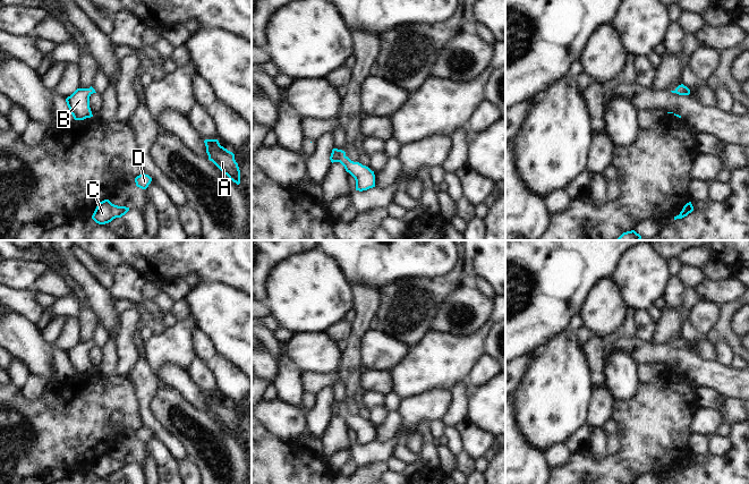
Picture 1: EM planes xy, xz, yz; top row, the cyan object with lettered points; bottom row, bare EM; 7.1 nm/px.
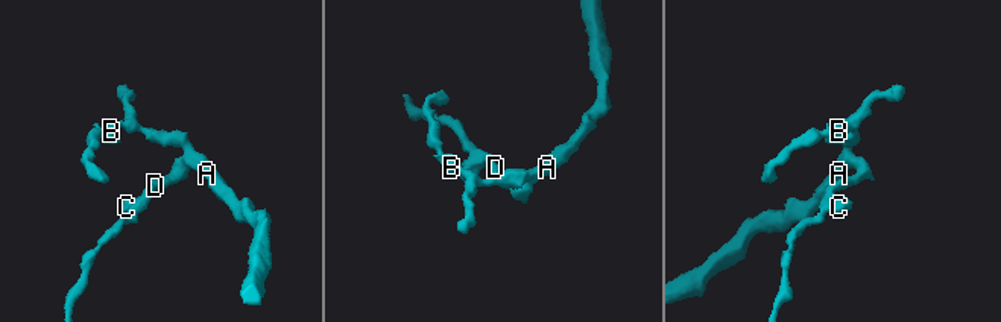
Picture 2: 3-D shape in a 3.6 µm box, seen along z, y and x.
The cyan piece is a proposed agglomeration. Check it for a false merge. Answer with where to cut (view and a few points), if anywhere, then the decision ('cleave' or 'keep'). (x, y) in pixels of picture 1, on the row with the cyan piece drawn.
no cut | keep

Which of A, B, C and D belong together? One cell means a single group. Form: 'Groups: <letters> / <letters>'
Groups: A B C D

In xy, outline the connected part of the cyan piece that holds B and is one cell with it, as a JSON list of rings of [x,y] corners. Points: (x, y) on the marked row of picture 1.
[[[92,86],[90,88],[77,88],[66,99],[69,111],[75,120],[84,120],[93,117],[90,108],[90,96],[93,93],[96,92]]]

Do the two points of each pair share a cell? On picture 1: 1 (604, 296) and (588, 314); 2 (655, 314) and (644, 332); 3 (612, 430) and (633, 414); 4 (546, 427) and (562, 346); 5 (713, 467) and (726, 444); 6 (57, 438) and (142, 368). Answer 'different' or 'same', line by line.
1: same
2: different
3: different
4: same
5: different
6: different

